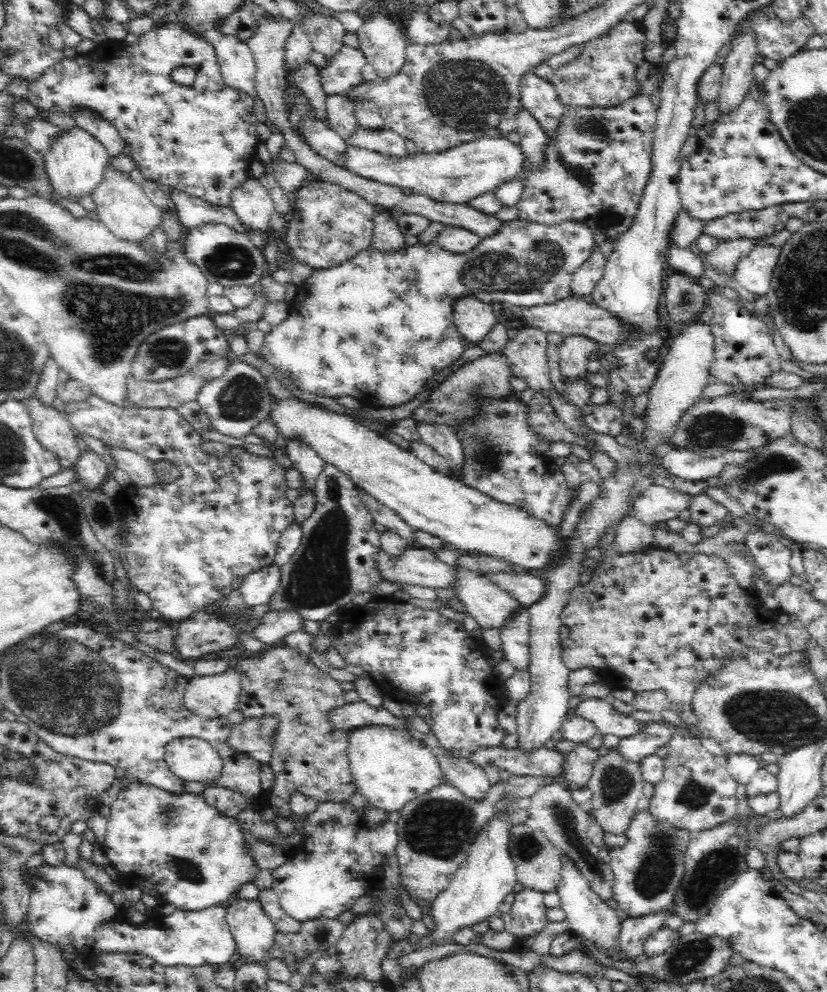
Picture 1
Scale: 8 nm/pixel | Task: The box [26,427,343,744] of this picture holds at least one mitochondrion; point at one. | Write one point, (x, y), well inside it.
(63, 510)

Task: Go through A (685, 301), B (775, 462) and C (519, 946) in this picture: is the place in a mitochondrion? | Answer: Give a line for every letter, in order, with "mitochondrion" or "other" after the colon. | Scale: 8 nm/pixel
A: mitochondrion
B: mitochondrion
C: other

